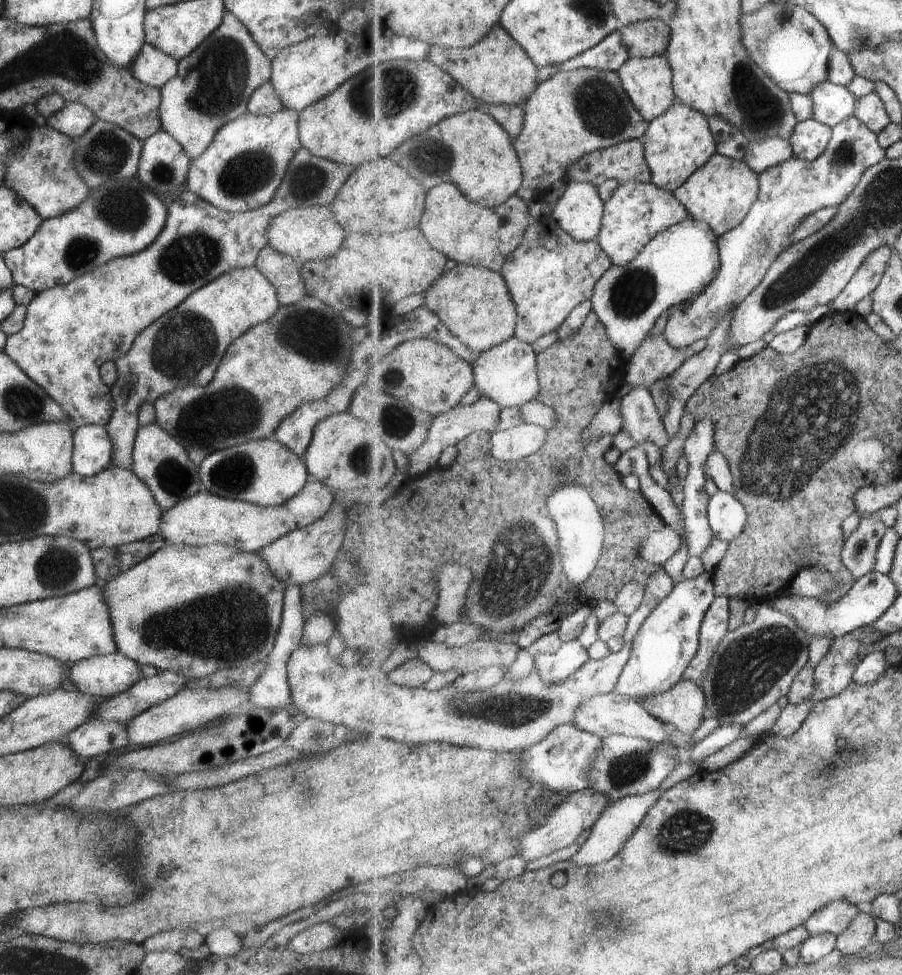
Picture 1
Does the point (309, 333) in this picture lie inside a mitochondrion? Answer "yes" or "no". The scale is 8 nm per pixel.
yes

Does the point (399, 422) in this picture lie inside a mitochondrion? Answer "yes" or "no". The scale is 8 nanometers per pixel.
yes

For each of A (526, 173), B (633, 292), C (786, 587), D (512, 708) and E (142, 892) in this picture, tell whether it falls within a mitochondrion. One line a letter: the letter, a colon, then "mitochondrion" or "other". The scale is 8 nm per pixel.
A: other
B: mitochondrion
C: other
D: mitochondrion
E: other

